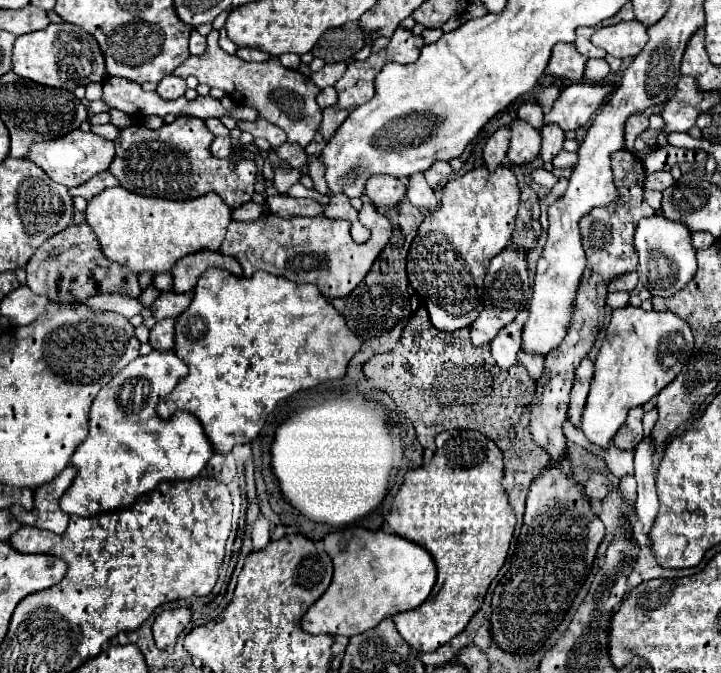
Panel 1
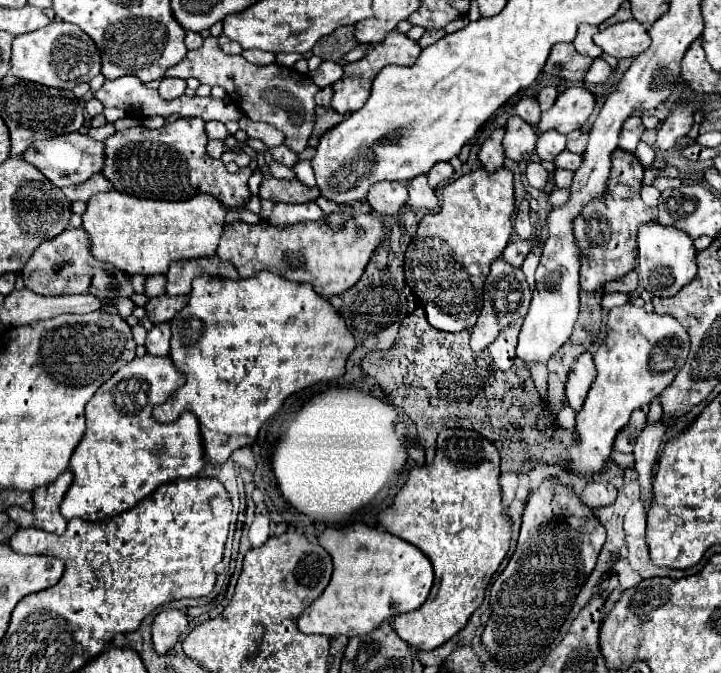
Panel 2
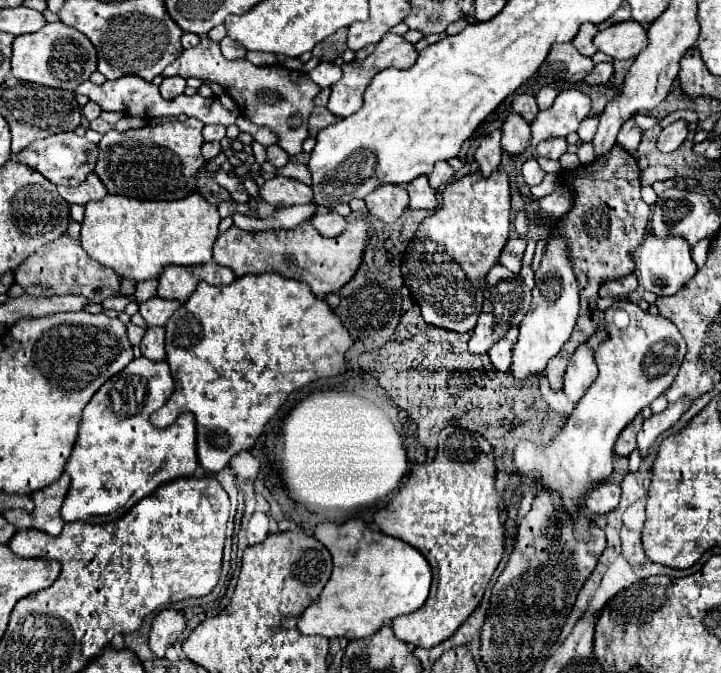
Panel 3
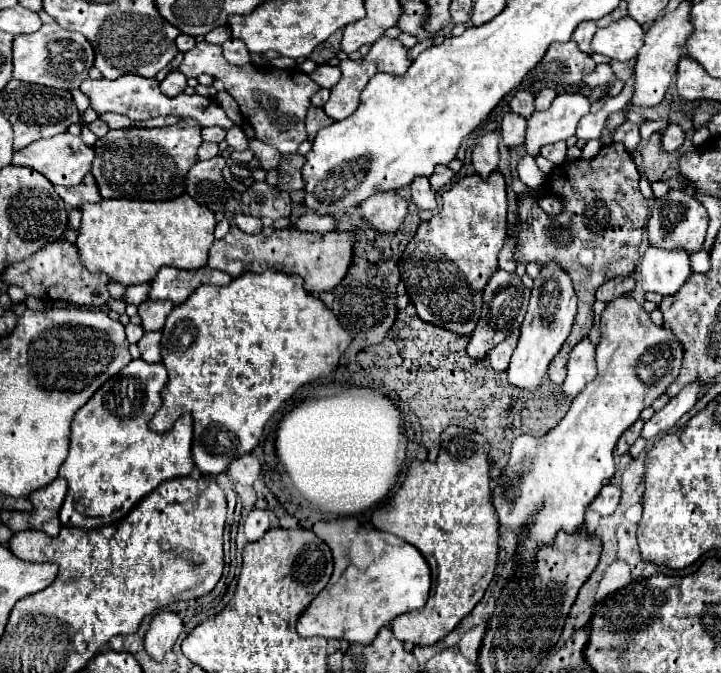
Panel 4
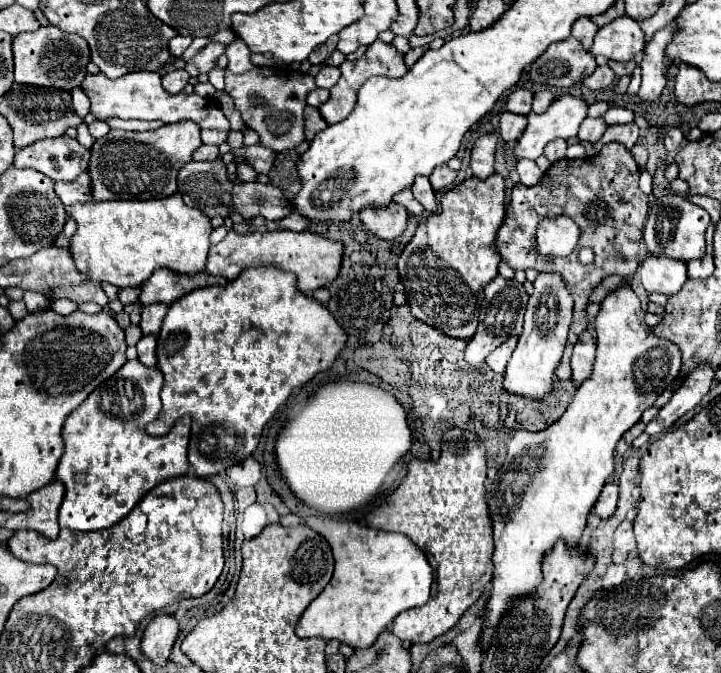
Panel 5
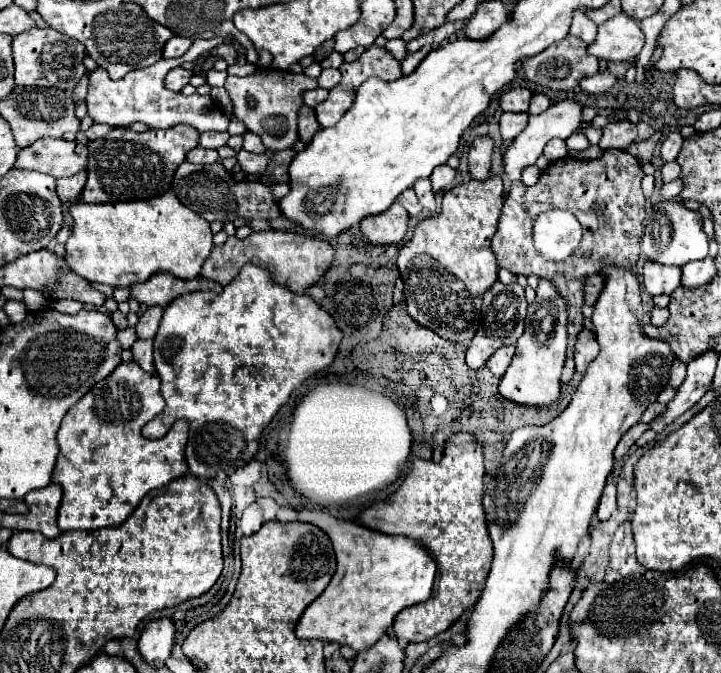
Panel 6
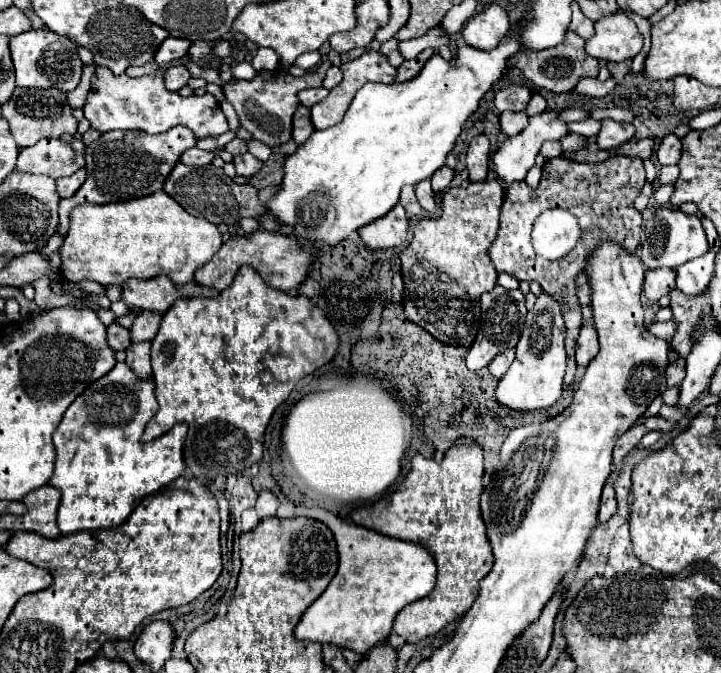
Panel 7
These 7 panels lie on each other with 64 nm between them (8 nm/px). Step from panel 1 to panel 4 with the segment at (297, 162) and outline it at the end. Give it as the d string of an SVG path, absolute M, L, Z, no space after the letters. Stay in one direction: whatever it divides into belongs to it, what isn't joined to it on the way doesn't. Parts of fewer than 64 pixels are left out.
M252 138L252 140L248 140L248 146L252 148L252 152L254 152L254 156L260 160L260 166L268 172L268 170L272 170L272 168L276 168L278 164L280 164L280 158L282 158L282 154L274 148L274 146L270 146L270 144L264 144L264 142L260 142L260 140L256 140L256 138Z

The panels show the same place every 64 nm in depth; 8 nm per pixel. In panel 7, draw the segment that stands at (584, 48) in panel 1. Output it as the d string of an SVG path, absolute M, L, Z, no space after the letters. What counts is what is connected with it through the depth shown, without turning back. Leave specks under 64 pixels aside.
M576 2L572 4L572 22L570 22L570 30L572 30L574 34L582 36L584 40L588 40L588 38L594 36L594 22L588 20L588 18L582 14L582 10L580 10L580 6L578 6Z

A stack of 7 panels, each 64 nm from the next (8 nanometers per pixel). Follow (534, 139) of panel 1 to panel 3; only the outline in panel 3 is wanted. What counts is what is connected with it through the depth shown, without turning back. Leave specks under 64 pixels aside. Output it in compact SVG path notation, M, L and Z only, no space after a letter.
M508 114L504 126L502 126L502 148L510 156L520 156L528 146L530 146L530 124L518 116L518 114Z

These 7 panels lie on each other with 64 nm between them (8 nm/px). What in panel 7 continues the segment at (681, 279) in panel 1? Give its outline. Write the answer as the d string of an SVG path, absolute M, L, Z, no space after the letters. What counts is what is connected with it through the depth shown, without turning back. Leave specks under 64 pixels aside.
M656 268L646 270L644 276L644 296L648 300L658 300L664 294L670 294L670 290L676 288L676 270L672 268Z

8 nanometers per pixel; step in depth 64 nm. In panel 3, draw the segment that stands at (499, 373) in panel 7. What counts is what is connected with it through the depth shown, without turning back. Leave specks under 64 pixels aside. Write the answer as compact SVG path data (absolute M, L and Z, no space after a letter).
M512 326L490 350L488 350L488 356L494 364L494 368L498 372L506 372L512 364L512 348L516 344L516 338L518 338L518 326Z

